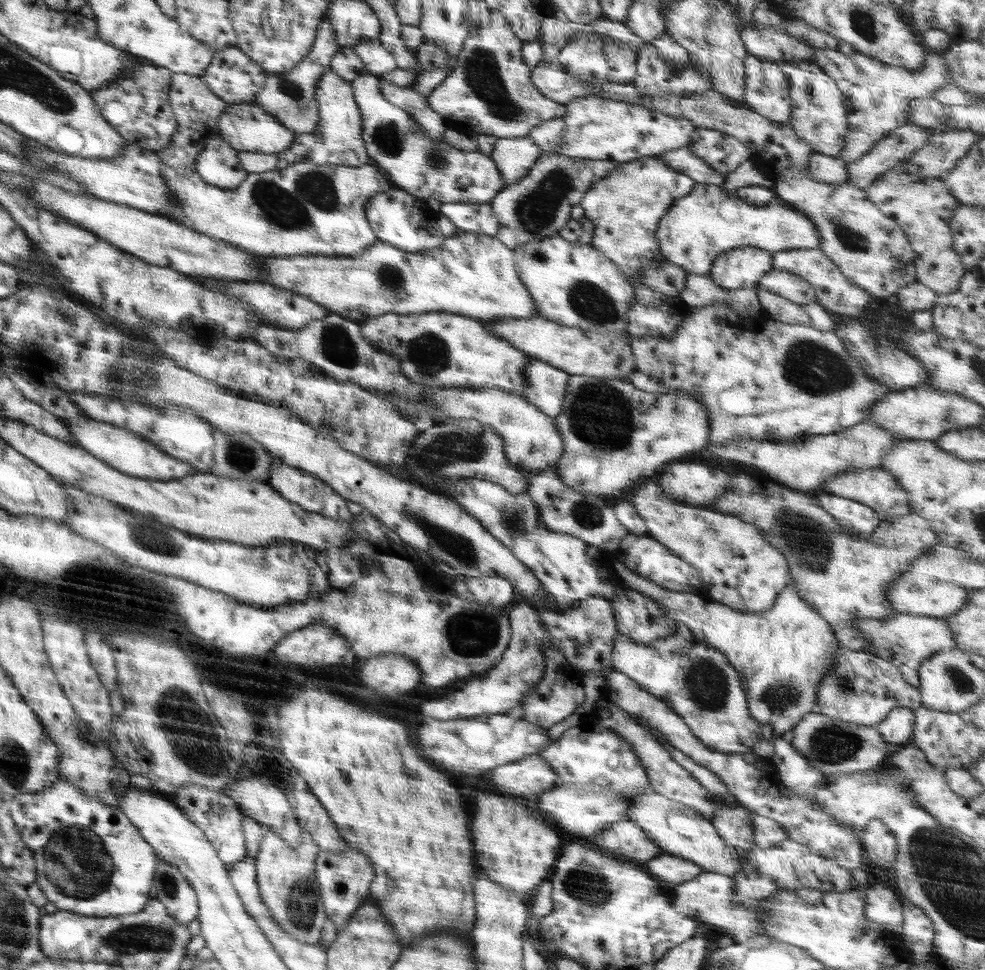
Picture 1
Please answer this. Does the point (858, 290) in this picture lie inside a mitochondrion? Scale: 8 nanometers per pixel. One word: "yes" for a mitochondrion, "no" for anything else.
no

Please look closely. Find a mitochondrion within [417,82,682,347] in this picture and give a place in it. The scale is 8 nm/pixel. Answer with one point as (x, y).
(535, 211)

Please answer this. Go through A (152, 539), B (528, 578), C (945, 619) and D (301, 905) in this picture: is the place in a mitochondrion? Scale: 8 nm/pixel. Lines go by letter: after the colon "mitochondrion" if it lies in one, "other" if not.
A: mitochondrion
B: other
C: other
D: mitochondrion

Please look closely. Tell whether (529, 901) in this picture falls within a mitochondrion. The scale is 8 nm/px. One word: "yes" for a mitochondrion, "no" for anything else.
no

